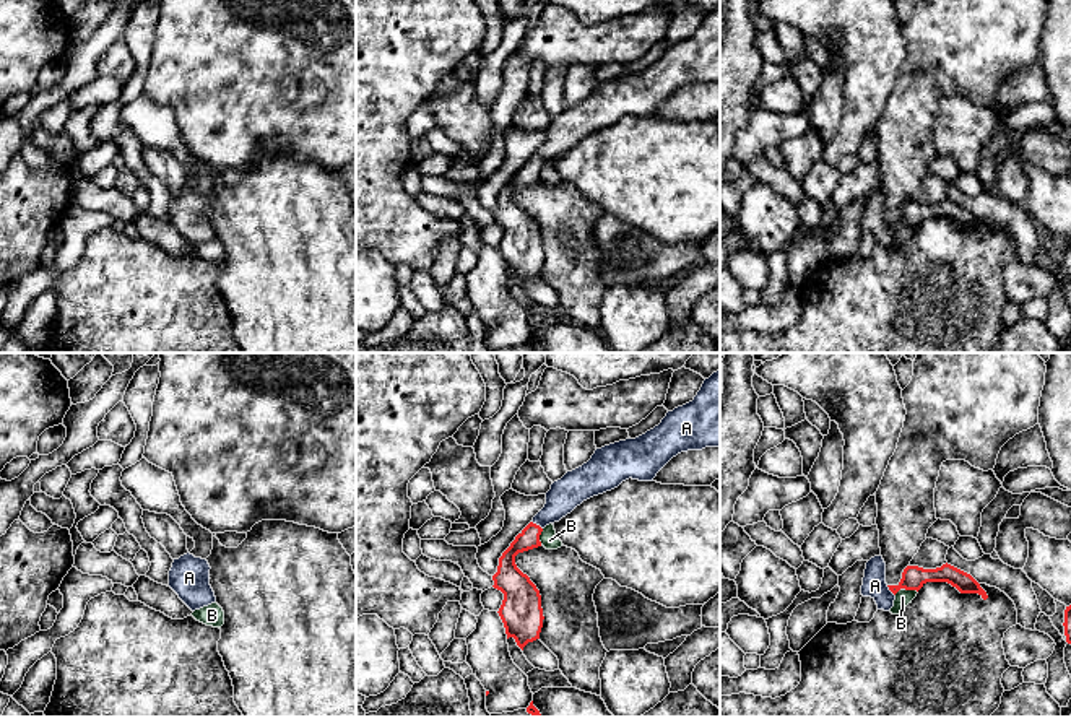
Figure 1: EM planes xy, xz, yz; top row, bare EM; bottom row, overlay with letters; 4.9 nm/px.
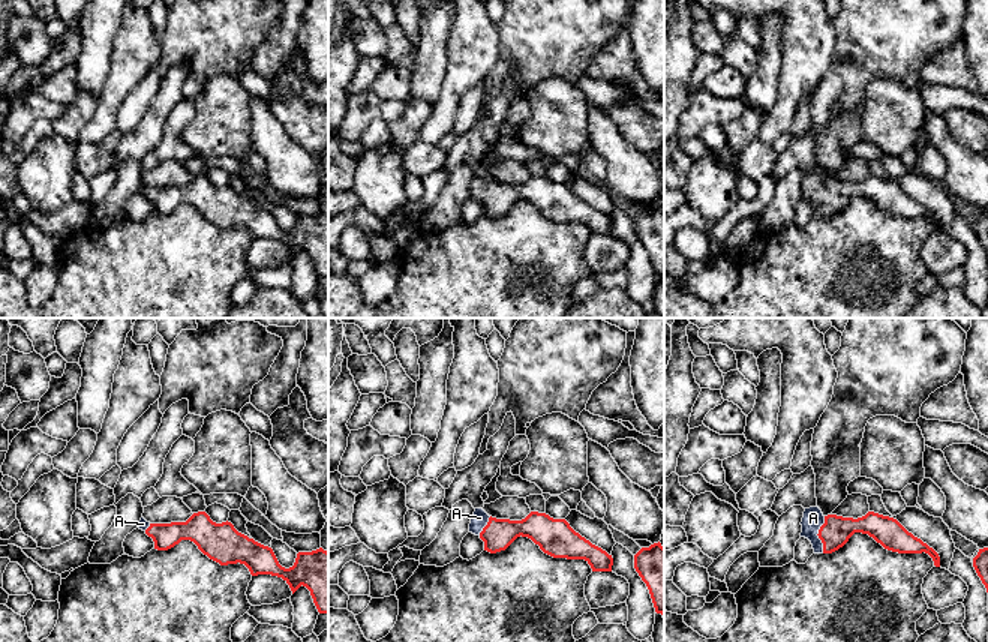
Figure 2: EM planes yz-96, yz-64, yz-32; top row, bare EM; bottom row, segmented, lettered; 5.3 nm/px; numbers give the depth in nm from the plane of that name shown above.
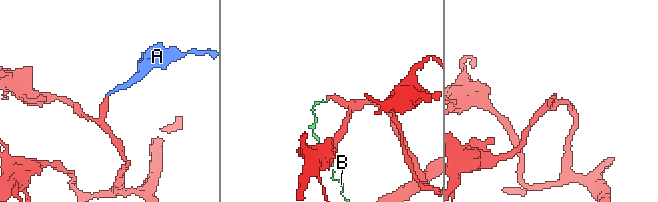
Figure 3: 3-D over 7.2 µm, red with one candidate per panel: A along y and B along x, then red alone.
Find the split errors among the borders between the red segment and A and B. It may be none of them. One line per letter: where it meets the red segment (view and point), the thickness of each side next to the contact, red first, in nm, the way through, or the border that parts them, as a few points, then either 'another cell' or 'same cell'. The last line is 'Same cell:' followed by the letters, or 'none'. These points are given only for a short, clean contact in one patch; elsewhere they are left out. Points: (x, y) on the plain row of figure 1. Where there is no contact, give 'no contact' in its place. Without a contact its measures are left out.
A: meets red in xz at (535, 160); 100 nm thick on the red side, 160 nm on the other; runs through xz (528, 174), (535, 160), (569, 127); same cell
B: meets red in xz at (538, 173); 140 nm thick on the red side, 90 nm on the other; border along xz (543, 165), (540, 179); another cell
Same cell: A

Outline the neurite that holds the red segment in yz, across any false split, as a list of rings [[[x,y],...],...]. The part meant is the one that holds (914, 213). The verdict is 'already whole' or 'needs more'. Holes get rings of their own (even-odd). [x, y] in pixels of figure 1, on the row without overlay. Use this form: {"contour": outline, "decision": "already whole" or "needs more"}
{"contour": [[[874,192],[866,198],[861,231],[871,232],[876,237],[878,246],[889,247],[894,242],[895,229],[900,224],[918,228],[926,218],[947,218],[960,229],[978,229],[983,236],[988,234],[986,228],[970,210],[947,198],[936,205],[907,202],[900,218],[897,221],[887,221],[882,192]]], "decision": "needs more"}

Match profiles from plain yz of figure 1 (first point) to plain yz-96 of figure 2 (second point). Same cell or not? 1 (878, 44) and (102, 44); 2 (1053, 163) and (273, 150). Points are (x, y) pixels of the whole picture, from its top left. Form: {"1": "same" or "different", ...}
{"1": "different", "2": "different"}

